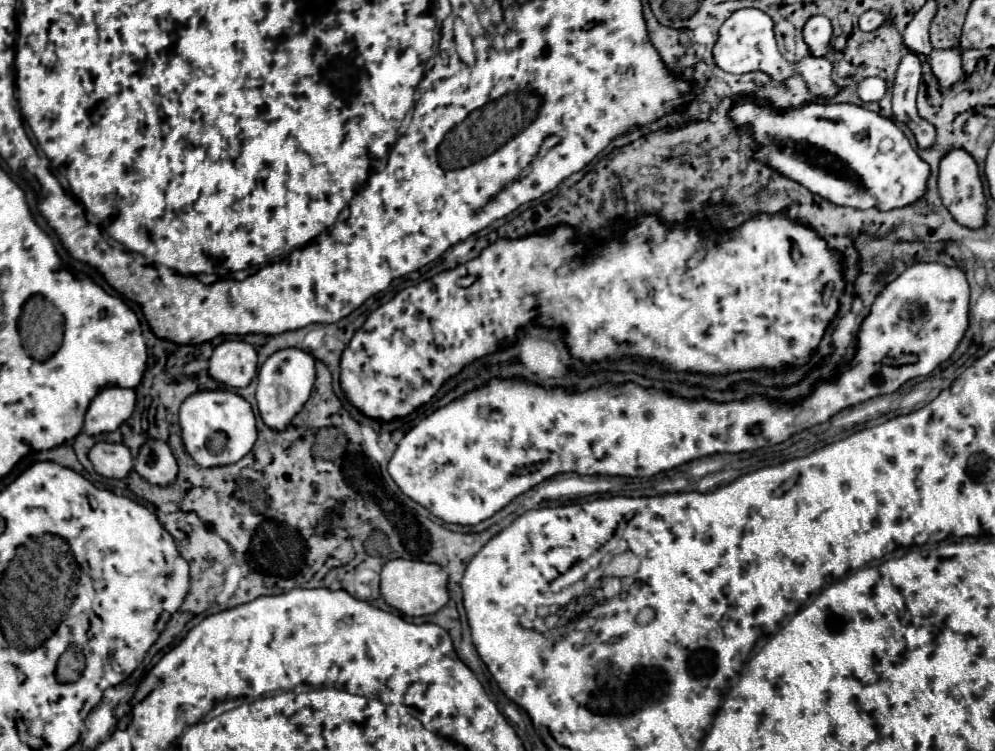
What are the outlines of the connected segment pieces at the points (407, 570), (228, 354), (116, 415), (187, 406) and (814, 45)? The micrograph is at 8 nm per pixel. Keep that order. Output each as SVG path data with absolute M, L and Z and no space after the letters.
M389 560L381 570L381 596L391 608L403 612L405 616L435 614L449 600L447 574L441 566L421 560Z
M225 340L209 358L209 376L229 388L245 388L257 374L257 352L243 340Z
M105 388L101 390L85 416L83 432L87 436L97 436L103 432L117 430L129 414L133 414L135 392L129 388Z
M205 390L191 394L179 410L179 426L185 450L203 468L239 462L255 444L257 428L251 404L229 390Z
M813 16L803 30L805 42L811 48L813 56L825 56L829 52L827 44L831 40L831 22L825 16Z

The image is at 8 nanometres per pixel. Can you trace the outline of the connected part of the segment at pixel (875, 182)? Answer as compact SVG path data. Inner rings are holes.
M753 96L747 100L737 100L729 112L735 126L751 124L753 138L759 144L757 158L783 176L803 184L813 194L819 194L825 200L831 200L839 206L849 206L857 210L877 208L877 210L895 210L915 204L925 196L927 180L931 174L929 164L913 150L907 136L889 120L871 110L865 110L855 104L805 104L799 110L775 110L769 106L759 106Z

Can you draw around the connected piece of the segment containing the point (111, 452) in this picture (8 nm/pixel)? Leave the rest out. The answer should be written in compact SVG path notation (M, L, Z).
M97 442L89 452L95 472L105 478L125 478L133 470L133 456L123 444Z

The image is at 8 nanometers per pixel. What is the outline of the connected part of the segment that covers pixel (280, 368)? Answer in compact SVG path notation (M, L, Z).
M285 348L275 352L265 360L265 364L259 368L257 376L257 408L263 418L263 422L271 430L285 430L289 422L295 418L295 414L301 410L301 406L307 402L313 382L315 382L315 358L309 352L303 352L299 348Z

